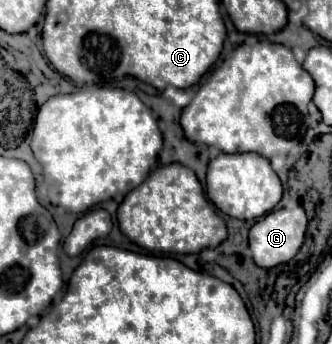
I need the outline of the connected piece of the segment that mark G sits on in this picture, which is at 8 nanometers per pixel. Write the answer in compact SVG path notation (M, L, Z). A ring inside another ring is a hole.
M300 207L276 209L276 211L270 211L268 215L264 215L262 219L258 219L250 229L250 251L252 251L254 263L258 267L266 267L266 269L288 263L302 247L306 227L308 227L308 219L306 219L304 209L300 209Z

